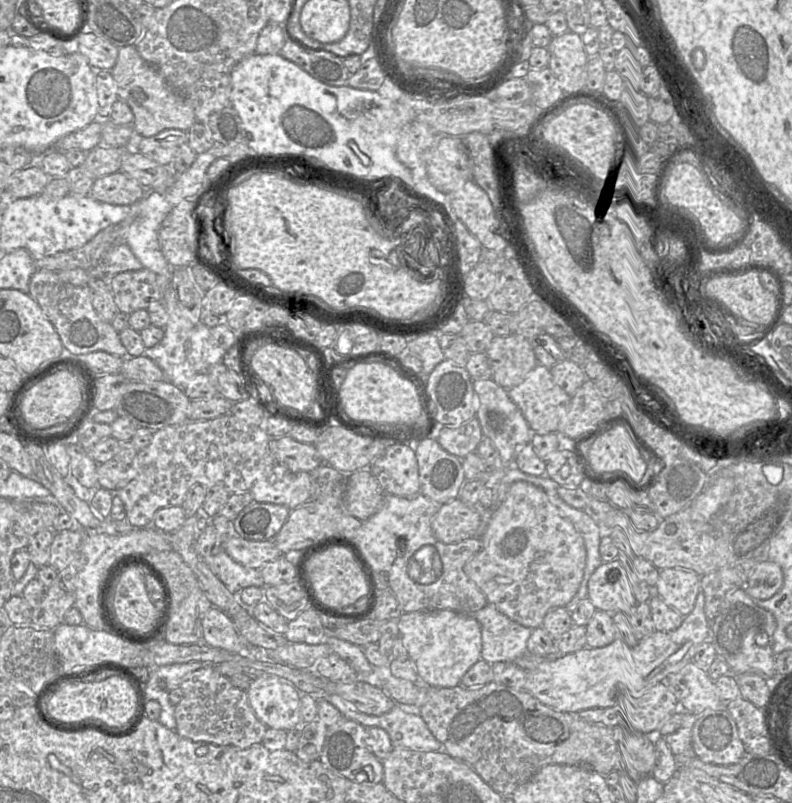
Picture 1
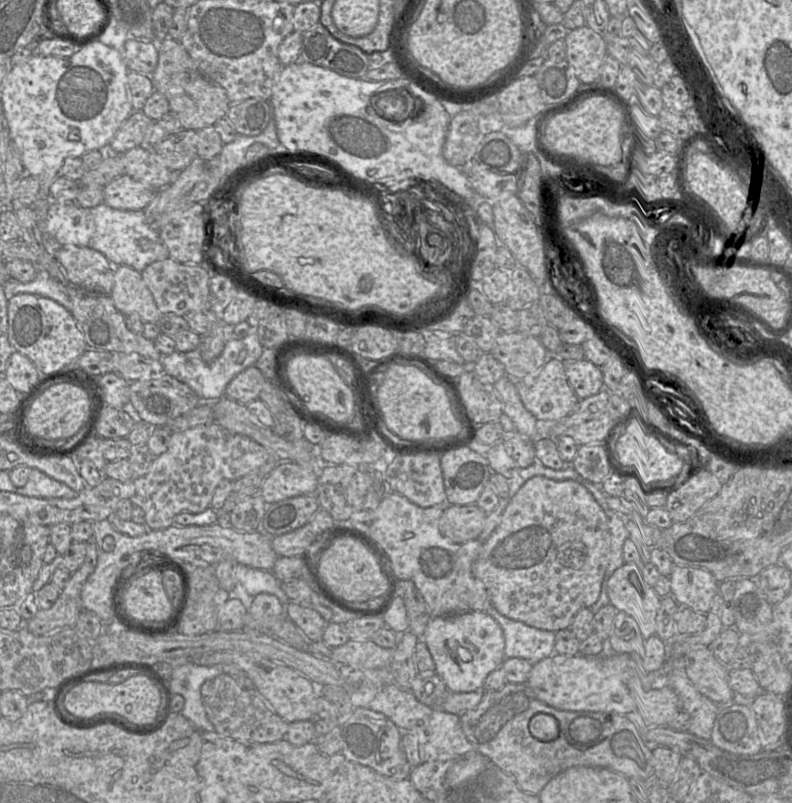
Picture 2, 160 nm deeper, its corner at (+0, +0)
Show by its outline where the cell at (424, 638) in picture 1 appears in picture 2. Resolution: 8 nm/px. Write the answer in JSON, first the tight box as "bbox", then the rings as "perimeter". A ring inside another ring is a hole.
{"bbox":[418,611,505,693],"perimeter":[[[483,611],[461,612],[461,613],[451,614],[449,616],[432,617],[428,622],[428,625],[422,636],[422,639],[418,640],[423,640],[424,643],[427,645],[435,663],[435,673],[443,680],[446,687],[451,692],[466,693],[466,692],[481,690],[483,688],[483,684],[486,677],[492,671],[499,668],[502,665],[503,661],[505,660],[504,656],[505,640],[504,640],[503,630],[501,626],[491,616],[489,616],[486,612]]]}

